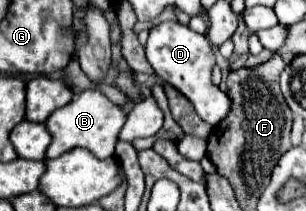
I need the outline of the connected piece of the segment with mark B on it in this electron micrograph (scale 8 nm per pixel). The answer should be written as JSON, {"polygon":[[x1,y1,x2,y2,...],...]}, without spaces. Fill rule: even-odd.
{"polygon":[[85,90,79,96,75,96,69,104,65,104,63,108,55,110,45,126,51,134,51,144,47,148,47,158,57,158,63,152,71,150,71,148,87,148,89,152,93,152,97,158,111,158,115,152,115,144,117,144,117,134,121,130,121,126,125,124,127,112,121,110,119,104,109,102,99,90]]}

